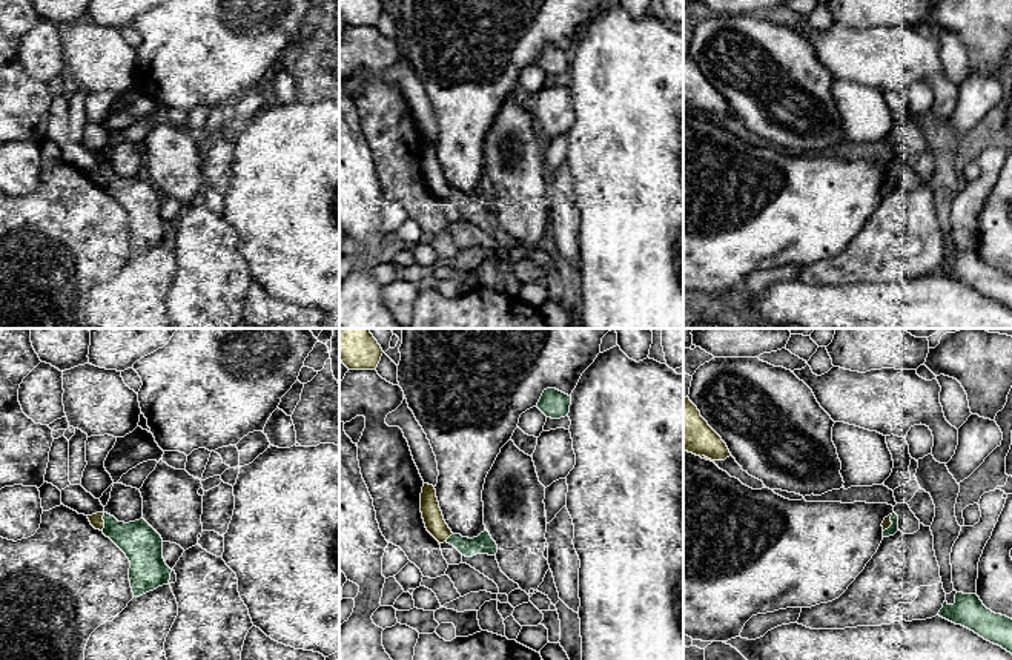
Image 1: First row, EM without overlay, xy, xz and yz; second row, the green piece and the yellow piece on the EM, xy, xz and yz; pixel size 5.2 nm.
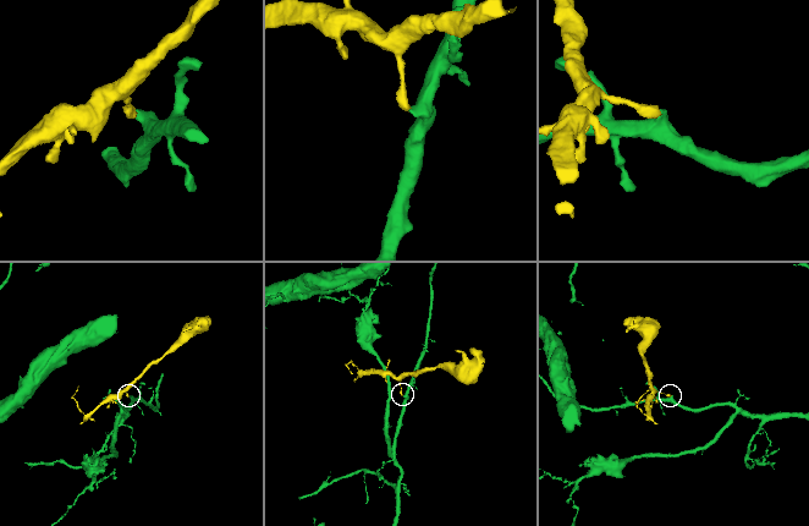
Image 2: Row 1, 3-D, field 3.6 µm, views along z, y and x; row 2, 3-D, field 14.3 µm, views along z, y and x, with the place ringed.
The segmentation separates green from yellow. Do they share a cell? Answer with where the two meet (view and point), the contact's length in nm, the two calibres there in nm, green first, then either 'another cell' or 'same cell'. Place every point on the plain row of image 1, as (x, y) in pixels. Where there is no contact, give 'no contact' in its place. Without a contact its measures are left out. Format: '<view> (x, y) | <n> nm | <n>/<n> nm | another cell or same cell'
xy (105, 178) | 100 nm | 200/70 nm | another cell

